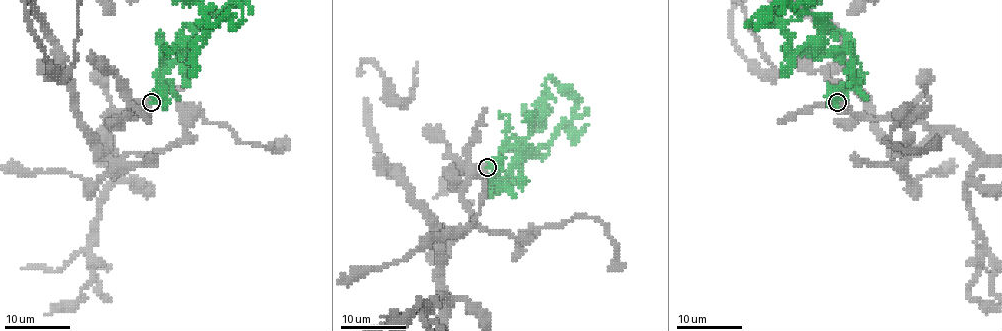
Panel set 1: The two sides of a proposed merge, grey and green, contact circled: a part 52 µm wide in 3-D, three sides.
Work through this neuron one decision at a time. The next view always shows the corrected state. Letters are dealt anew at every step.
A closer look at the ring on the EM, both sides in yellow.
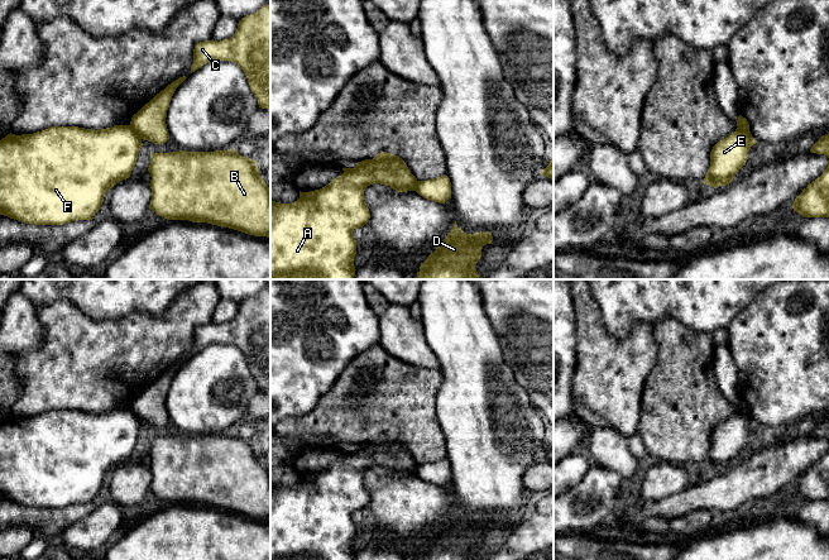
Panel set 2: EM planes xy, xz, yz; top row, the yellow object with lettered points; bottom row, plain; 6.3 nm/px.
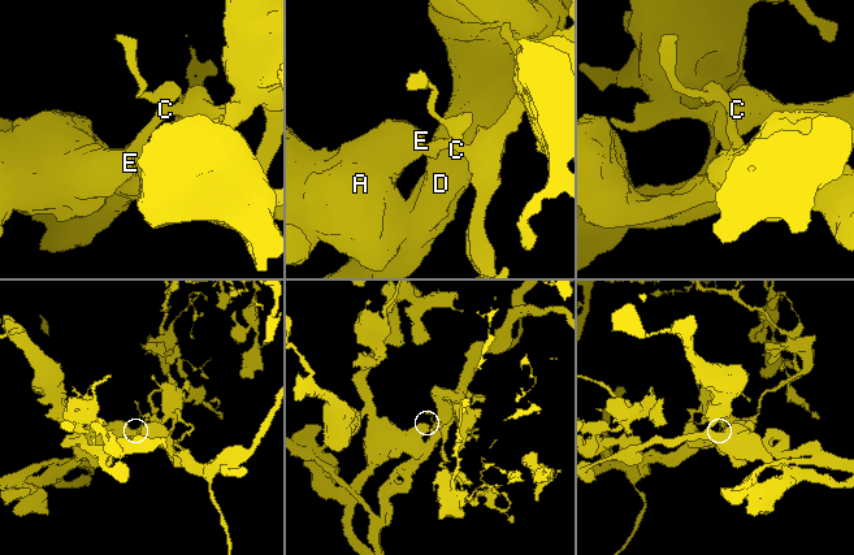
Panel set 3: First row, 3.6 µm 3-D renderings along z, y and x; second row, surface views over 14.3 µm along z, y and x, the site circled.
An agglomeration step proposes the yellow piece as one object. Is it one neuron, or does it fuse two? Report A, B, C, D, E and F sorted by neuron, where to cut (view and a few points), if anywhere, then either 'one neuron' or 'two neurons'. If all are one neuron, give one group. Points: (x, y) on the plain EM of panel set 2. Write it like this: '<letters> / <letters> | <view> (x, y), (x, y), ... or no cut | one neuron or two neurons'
A E F / B C D | xy (129, 408), (140, 422) | two neurons

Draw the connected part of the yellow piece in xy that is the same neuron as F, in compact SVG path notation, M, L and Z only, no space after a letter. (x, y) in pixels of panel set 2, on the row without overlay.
M130 408L106 412L51 410L33 417L8 417L0 423L0 498L32 508L63 508L92 503L107 473L130 460L143 426Z

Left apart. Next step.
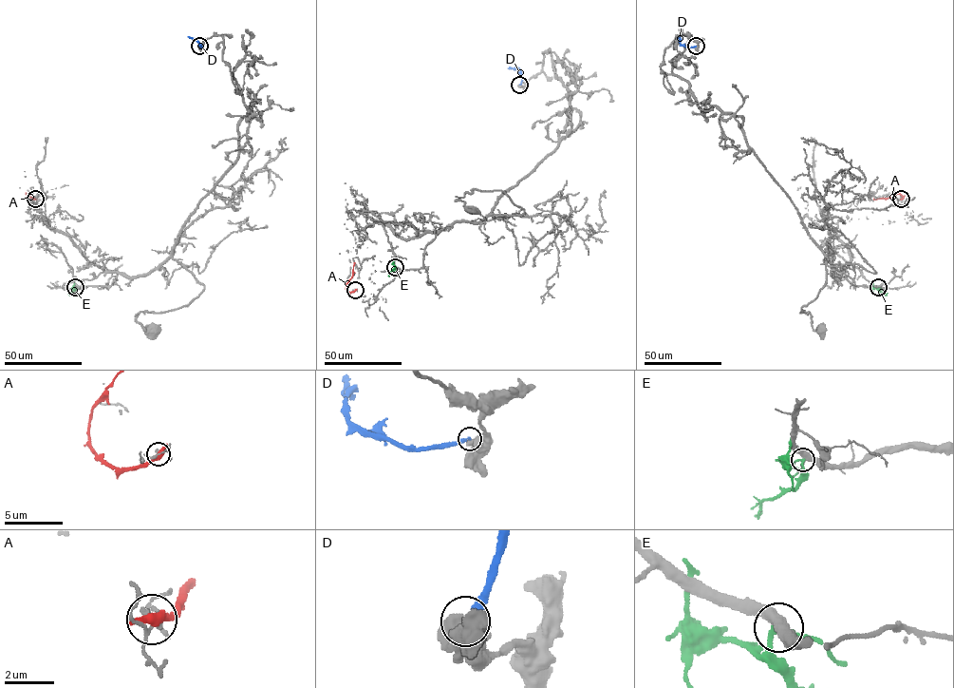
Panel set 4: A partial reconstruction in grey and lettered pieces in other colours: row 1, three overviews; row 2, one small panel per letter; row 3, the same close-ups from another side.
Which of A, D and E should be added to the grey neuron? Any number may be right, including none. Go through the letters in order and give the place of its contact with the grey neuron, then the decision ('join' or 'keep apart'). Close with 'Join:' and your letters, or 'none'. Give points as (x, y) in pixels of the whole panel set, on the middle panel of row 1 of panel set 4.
A: (355, 290) | keep apart
D: (519, 85) | keep apart
E: (395, 267) | keep apart
Join: none

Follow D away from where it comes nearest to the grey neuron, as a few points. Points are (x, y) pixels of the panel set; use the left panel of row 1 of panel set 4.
D: (199, 46), (188, 36)

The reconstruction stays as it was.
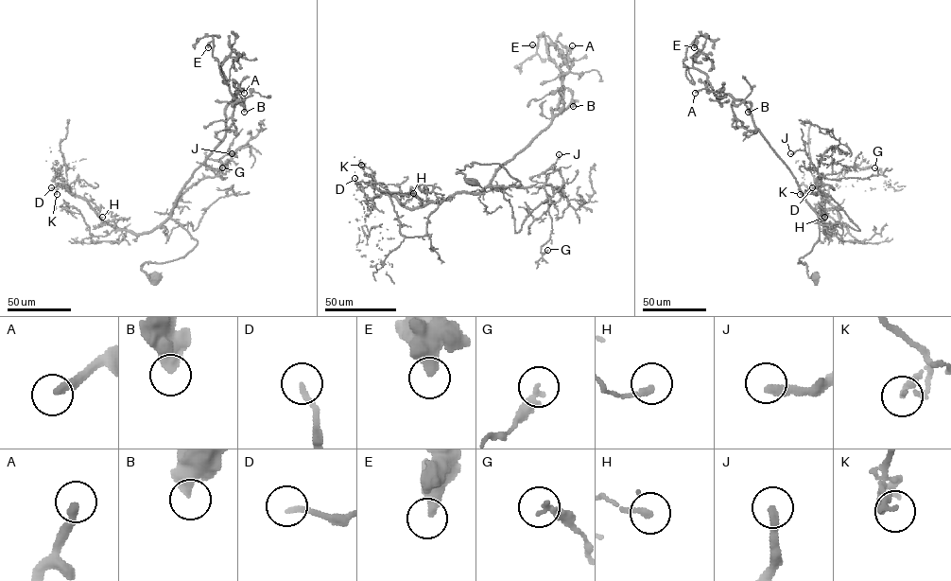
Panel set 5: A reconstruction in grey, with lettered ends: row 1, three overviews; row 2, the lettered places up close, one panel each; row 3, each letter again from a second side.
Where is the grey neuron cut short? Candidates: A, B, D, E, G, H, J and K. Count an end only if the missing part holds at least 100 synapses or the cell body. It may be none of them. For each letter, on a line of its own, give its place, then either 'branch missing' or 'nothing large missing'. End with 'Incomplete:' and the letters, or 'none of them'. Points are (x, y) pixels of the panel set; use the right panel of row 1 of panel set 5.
A: at (695, 93); branch missing
B: at (748, 112); nothing large missing
D: at (812, 187); nothing large missing
E: at (694, 47); nothing large missing
G: at (874, 167); nothing large missing
H: at (824, 217); nothing large missing
J: at (790, 153); nothing large missing
K: at (800, 194); nothing large missing
Incomplete: A

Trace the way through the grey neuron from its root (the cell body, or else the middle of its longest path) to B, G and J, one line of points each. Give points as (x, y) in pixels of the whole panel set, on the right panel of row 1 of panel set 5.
B: (814, 278), (798, 262), (819, 239), (818, 214), (763, 135), (736, 125), (732, 103), (742, 101), (748, 112)
G: (814, 278), (809, 277), (804, 262), (798, 262), (819, 239), (819, 177), (864, 179), (877, 175), (874, 167)
J: (814, 278), (809, 277), (804, 262), (798, 262), (819, 239), (820, 174), (804, 149), (790, 153)

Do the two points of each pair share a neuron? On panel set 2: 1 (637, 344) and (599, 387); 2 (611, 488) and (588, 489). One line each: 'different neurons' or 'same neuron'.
1: same neuron
2: same neuron

